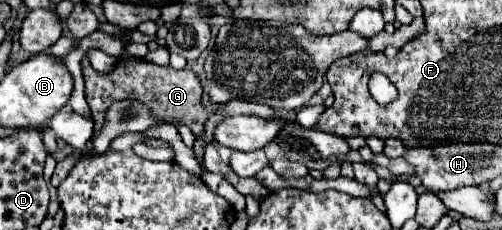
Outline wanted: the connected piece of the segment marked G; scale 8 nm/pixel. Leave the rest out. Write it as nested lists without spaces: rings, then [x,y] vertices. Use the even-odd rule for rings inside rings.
[[[84,58],[82,72],[86,78],[86,100],[92,106],[94,114],[98,114],[98,110],[104,114],[104,110],[108,110],[108,106],[114,100],[130,98],[134,94],[134,98],[148,104],[153,114],[162,122],[172,122],[172,124],[184,122],[196,138],[204,134],[204,126],[206,126],[206,120],[210,118],[210,110],[202,106],[202,86],[200,86],[200,80],[194,76],[194,72],[186,68],[184,70],[174,70],[170,66],[162,68],[138,58],[120,58],[114,70],[108,74],[96,72],[88,62],[88,58]]]

